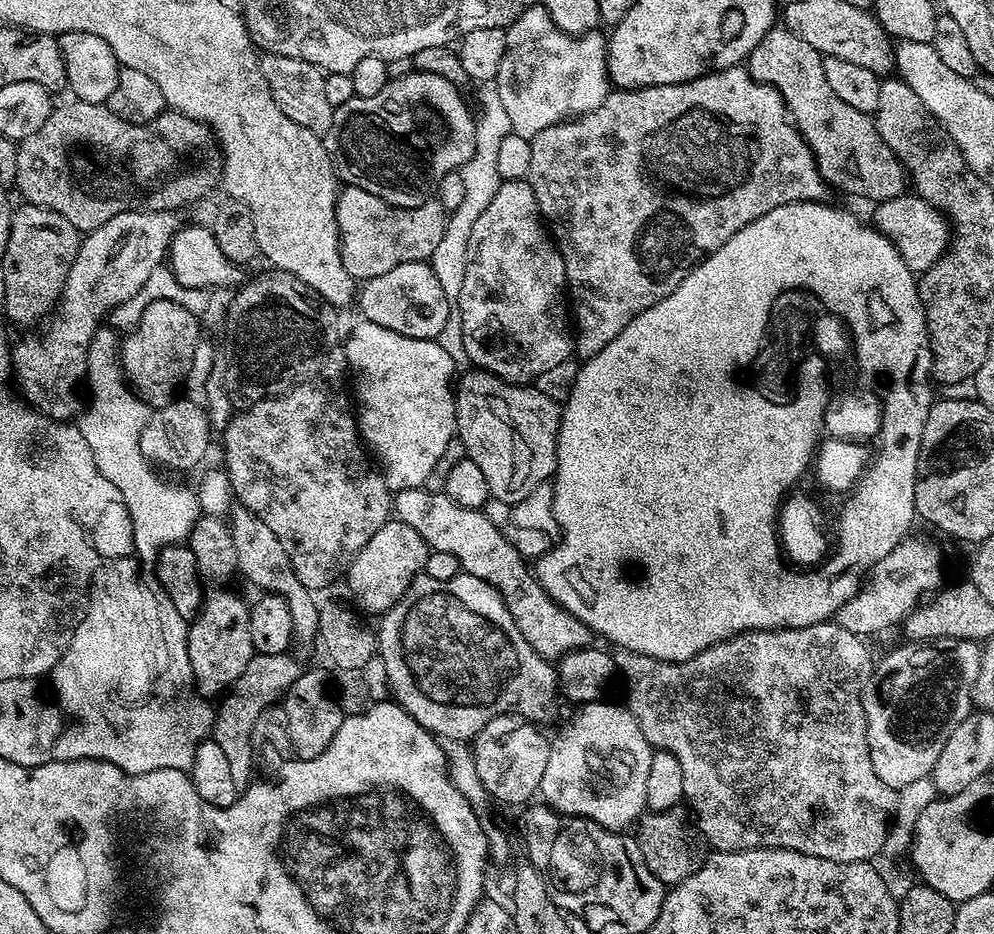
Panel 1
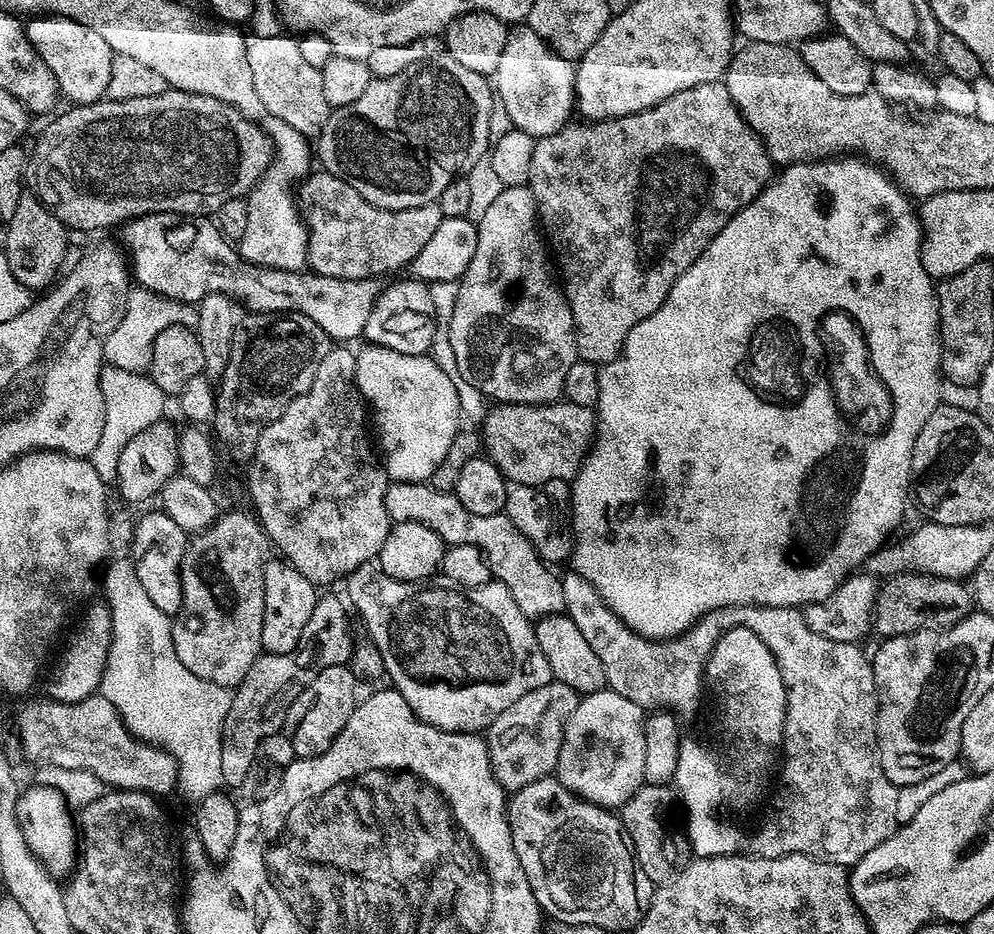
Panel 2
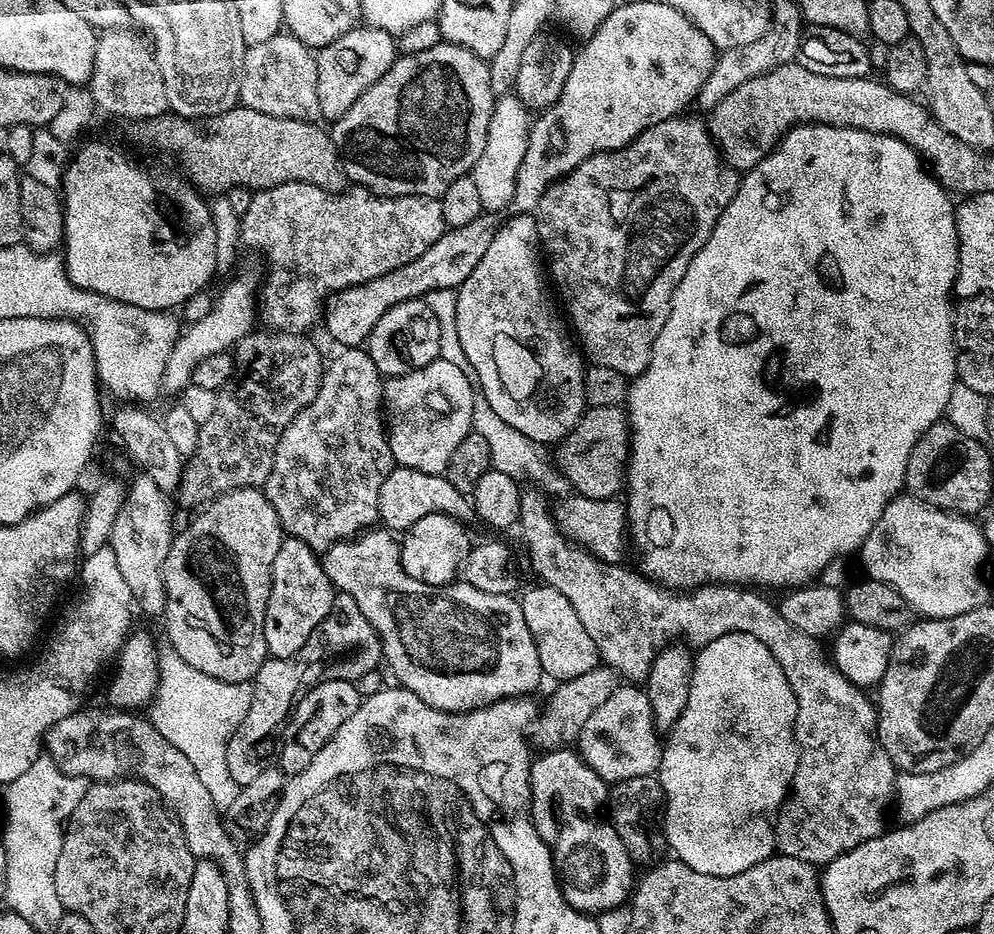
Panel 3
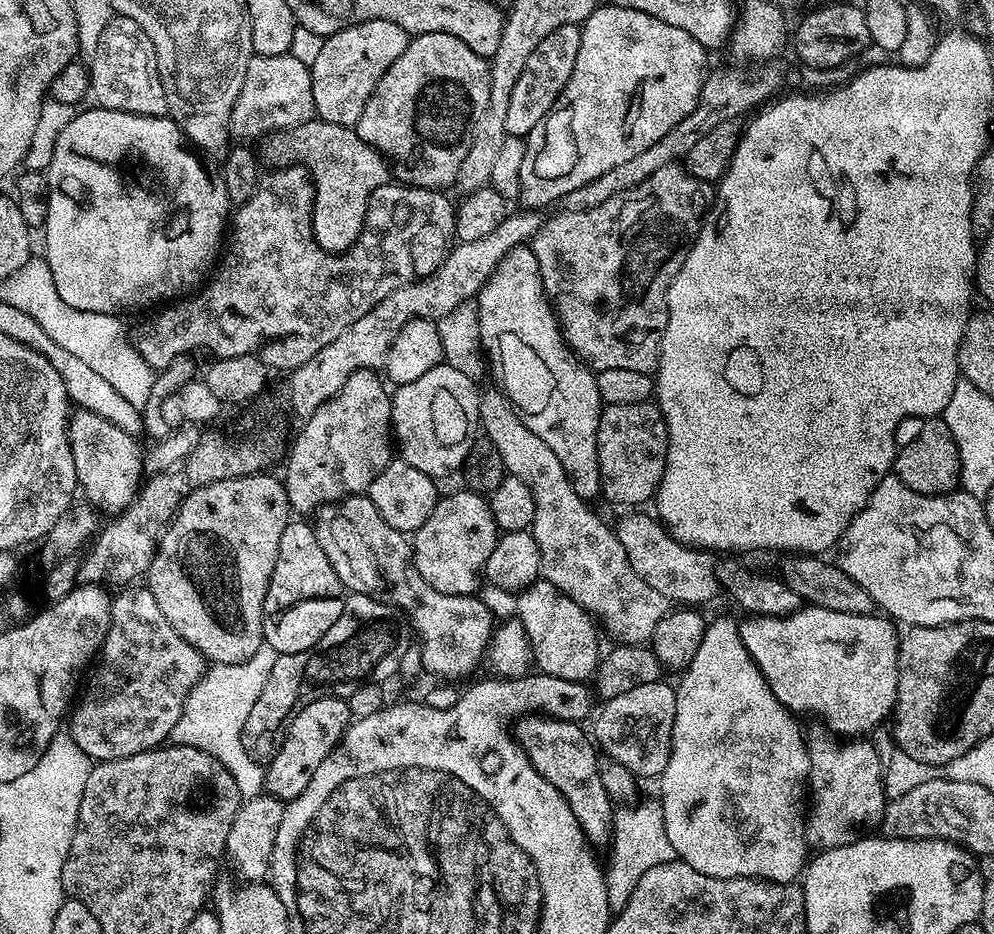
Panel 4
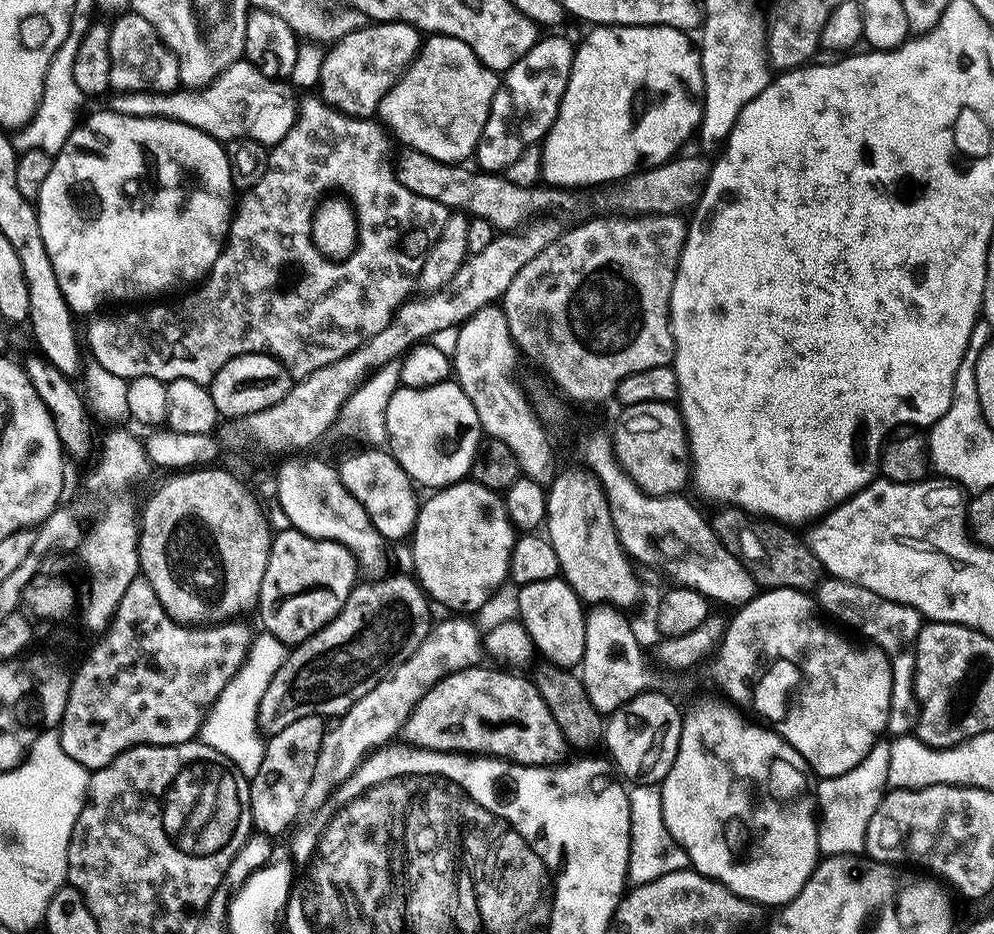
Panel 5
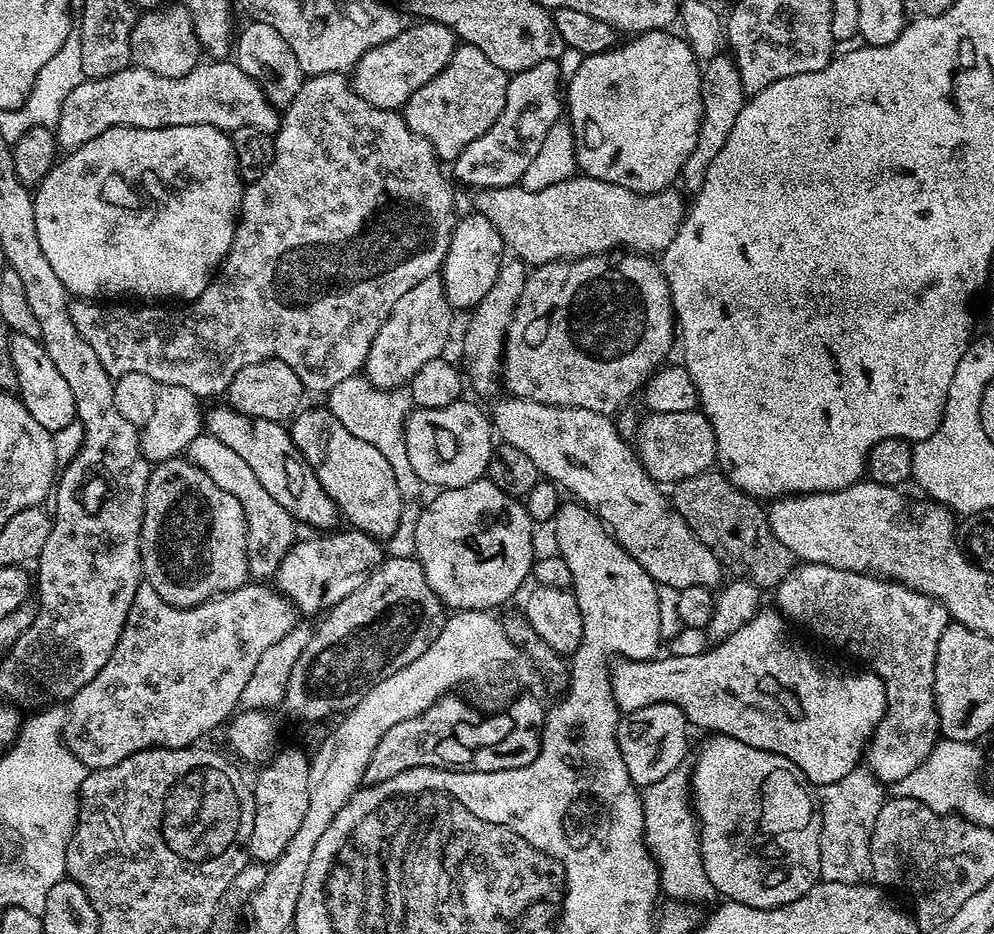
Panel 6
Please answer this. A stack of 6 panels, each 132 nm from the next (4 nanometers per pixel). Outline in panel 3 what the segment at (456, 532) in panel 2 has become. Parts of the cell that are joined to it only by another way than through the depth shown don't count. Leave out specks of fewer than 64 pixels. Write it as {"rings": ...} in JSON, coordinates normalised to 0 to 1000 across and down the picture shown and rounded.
{"rings":[[[401,499],[384,516],[384,525],[380,525],[381,560],[398,572],[409,570],[421,555],[429,555],[429,550],[448,548],[458,557],[471,559],[476,556],[474,534],[468,528],[457,525],[453,520],[450,509],[425,507],[425,503],[412,503]]]}

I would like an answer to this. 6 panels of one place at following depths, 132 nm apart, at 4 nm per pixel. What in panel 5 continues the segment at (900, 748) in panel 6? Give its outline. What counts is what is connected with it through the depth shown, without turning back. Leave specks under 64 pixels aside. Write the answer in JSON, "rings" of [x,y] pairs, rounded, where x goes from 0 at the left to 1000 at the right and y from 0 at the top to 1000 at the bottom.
{"rings":[[[840,619],[826,620],[820,631],[819,641],[834,661],[838,660],[838,665],[846,664],[850,673],[858,672],[866,677],[870,686],[880,690],[891,699],[893,708],[897,710],[897,751],[892,783],[897,784],[898,789],[914,787],[926,767],[922,742],[918,739],[918,726],[922,721],[922,684],[928,671],[926,654],[901,642],[887,640],[879,636],[879,632],[871,632],[862,625]]]}

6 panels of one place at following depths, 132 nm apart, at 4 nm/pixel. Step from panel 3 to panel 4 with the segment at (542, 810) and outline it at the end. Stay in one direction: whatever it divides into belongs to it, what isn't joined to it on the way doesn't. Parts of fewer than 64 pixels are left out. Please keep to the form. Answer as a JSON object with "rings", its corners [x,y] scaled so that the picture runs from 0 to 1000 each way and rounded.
{"rings":[[[532,764],[518,772],[517,791],[537,824],[541,824],[541,829],[549,833],[549,837],[553,837],[553,842],[557,842],[565,854],[569,854],[593,905],[611,905],[616,897],[618,862],[610,850],[610,842],[606,842],[606,814],[601,798],[594,791],[593,785],[591,788],[584,779],[587,778],[582,774],[573,771],[560,771],[558,767],[550,764]]]}

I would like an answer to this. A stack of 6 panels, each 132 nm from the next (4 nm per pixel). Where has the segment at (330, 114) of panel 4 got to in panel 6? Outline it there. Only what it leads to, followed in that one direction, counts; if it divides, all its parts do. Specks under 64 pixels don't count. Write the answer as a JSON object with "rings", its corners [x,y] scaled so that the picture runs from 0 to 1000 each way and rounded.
{"rings":[[[435,21],[419,24],[415,30],[407,34],[399,33],[391,44],[364,58],[352,77],[354,95],[360,105],[372,109],[372,113],[380,113],[384,118],[405,117],[416,96],[425,96],[433,84],[437,84],[451,70],[460,50],[459,37],[449,28],[438,26]]]}

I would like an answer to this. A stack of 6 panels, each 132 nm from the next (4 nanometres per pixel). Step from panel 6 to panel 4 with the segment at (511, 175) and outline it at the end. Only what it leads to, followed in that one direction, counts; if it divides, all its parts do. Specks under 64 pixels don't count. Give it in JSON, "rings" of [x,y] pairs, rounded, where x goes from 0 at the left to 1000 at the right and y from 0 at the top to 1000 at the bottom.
{"rings":[[[581,26],[561,28],[561,32],[553,32],[553,36],[549,36],[549,41],[541,45],[541,49],[537,49],[513,101],[513,118],[509,118],[509,139],[512,146],[530,148],[537,135],[547,132],[551,119],[555,117],[557,109],[561,109],[569,88],[573,88],[573,79],[577,79],[581,49],[586,49],[588,44],[585,31],[585,27]]]}

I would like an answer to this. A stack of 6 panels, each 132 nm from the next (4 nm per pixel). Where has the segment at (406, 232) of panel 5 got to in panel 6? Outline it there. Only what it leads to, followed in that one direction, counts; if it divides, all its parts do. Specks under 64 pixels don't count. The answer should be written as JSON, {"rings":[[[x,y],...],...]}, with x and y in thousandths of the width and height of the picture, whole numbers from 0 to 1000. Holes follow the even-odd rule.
{"rings":[[[346,77],[324,78],[310,81],[305,92],[300,96],[296,109],[285,117],[282,125],[282,136],[276,142],[276,173],[254,197],[245,202],[245,211],[241,214],[237,254],[233,257],[233,266],[225,275],[213,303],[207,306],[200,319],[192,322],[188,328],[157,328],[161,330],[132,330],[121,323],[98,323],[93,319],[76,319],[71,322],[70,340],[78,351],[78,358],[91,366],[95,379],[99,379],[99,388],[107,392],[113,404],[138,398],[151,400],[158,412],[187,413],[191,422],[208,426],[208,424],[224,425],[229,418],[229,411],[243,396],[243,392],[252,392],[256,388],[265,385],[283,385],[300,400],[304,413],[311,421],[322,420],[328,422],[340,409],[348,409],[348,405],[359,401],[365,395],[368,383],[372,379],[372,370],[384,353],[384,345],[388,345],[393,329],[413,307],[421,305],[431,294],[439,293],[446,284],[455,248],[459,244],[461,226],[455,215],[455,206],[447,194],[444,172],[439,163],[412,135],[408,135],[405,123],[398,118],[384,118],[380,113],[372,113],[354,95],[351,82]],[[350,278],[362,291],[302,291],[306,283],[314,287],[330,287],[335,283],[338,287],[346,287]]]}

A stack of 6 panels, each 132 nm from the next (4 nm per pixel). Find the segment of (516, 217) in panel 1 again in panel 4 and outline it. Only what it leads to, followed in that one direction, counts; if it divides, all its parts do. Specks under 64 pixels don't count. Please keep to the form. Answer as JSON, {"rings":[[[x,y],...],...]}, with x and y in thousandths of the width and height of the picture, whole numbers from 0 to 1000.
{"rings":[[[524,263],[513,268],[505,281],[493,293],[485,310],[477,318],[480,328],[481,349],[483,350],[483,370],[493,391],[498,414],[507,421],[515,431],[515,437],[525,448],[529,460],[537,460],[557,487],[565,495],[565,503],[575,517],[581,533],[596,537],[605,530],[604,500],[600,485],[600,466],[606,429],[602,422],[600,398],[587,389],[582,381],[571,372],[567,357],[563,354],[563,344],[547,315],[547,303],[541,289],[541,276],[534,263]]]}

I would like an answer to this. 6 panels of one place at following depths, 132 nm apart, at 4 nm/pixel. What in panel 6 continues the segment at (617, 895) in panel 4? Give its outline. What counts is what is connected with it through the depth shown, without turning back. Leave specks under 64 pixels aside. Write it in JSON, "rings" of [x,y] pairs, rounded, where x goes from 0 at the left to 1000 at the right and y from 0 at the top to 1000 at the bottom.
{"rings":[[[685,820],[674,824],[670,833],[651,840],[644,858],[648,868],[648,900],[664,931],[664,950],[673,960],[689,966],[705,966],[721,958],[710,936],[704,913],[704,883],[694,855],[694,827]]]}

